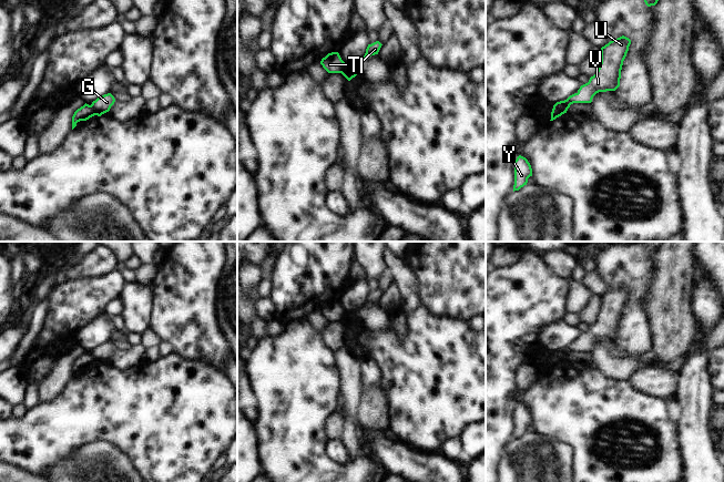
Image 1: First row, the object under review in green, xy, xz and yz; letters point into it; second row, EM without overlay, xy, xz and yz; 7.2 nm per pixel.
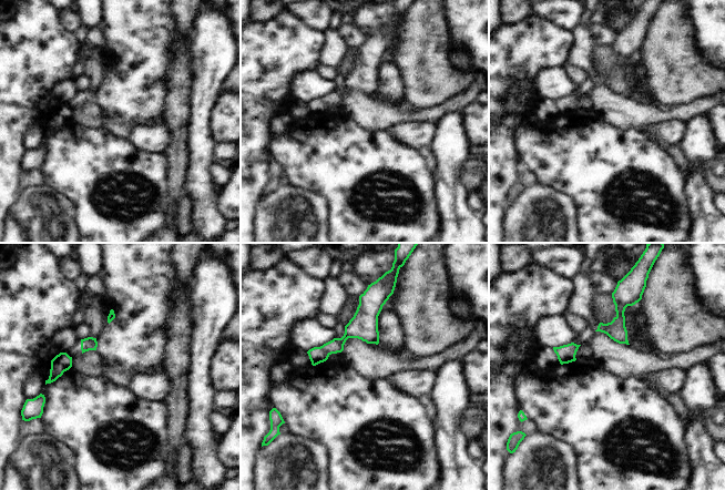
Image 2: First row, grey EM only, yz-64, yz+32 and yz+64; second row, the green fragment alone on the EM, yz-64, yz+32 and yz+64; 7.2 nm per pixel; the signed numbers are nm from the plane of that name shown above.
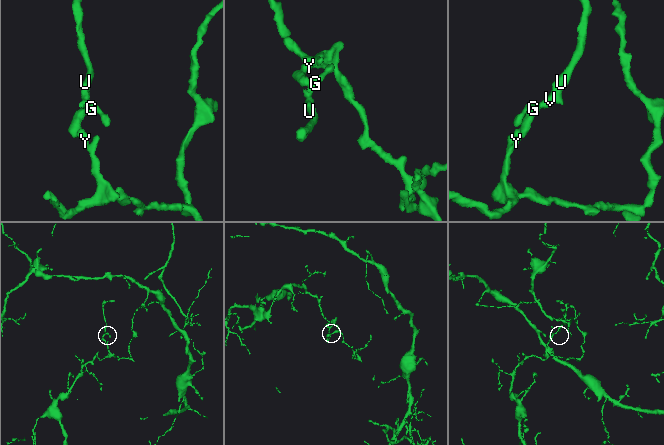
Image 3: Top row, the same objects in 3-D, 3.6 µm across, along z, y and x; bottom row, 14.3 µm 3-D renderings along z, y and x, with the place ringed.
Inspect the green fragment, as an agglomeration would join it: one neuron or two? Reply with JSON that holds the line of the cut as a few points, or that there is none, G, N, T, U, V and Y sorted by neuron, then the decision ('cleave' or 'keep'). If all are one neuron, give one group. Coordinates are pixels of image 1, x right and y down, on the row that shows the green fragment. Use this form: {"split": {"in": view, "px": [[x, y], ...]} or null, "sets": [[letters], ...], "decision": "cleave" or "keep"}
{"split": {"in": "yz", "px": [[553, 105], [563, 113]]}, "sets": [["G", "N", "U", "V"], ["T", "Y"]], "decision": "cleave"}

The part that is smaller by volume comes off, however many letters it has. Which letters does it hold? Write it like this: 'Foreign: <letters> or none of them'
Foreign: G, N, U, V

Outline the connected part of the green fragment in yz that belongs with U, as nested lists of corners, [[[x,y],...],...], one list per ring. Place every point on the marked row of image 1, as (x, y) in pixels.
[[[624,35],[610,41],[601,48],[601,63],[589,82],[581,85],[577,93],[553,106],[567,113],[573,103],[591,103],[599,92],[615,91],[620,86],[623,61],[629,51],[631,40]]]

